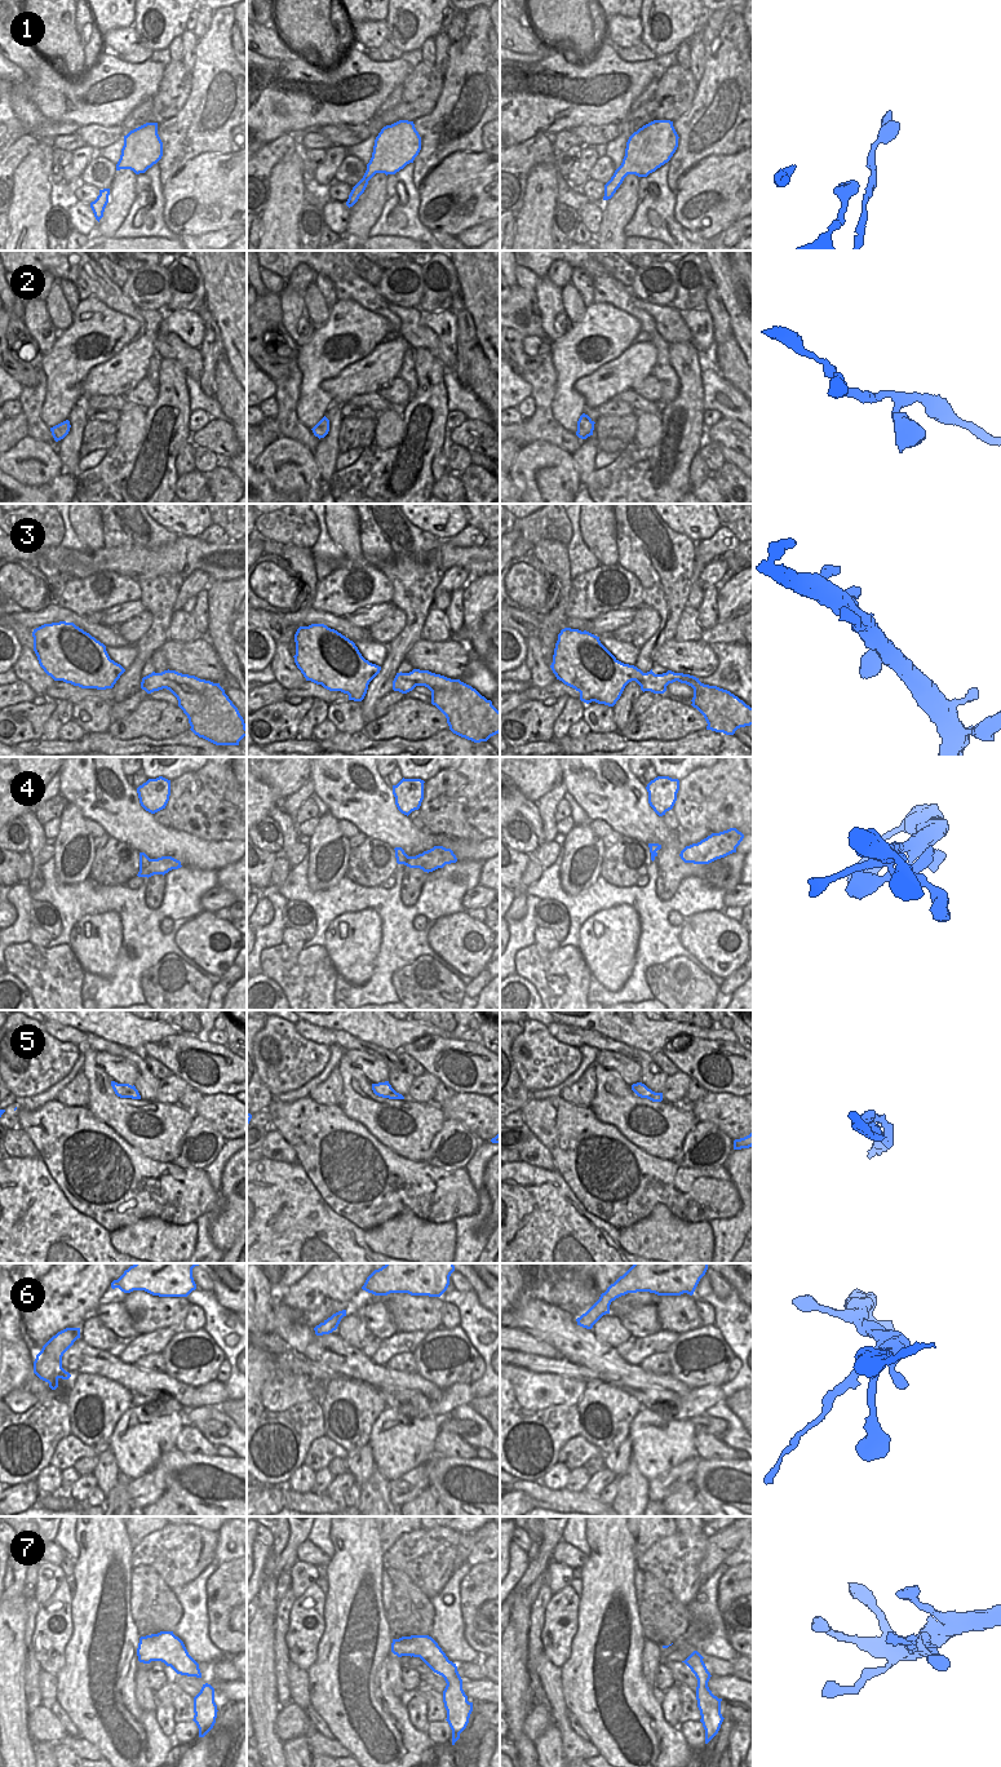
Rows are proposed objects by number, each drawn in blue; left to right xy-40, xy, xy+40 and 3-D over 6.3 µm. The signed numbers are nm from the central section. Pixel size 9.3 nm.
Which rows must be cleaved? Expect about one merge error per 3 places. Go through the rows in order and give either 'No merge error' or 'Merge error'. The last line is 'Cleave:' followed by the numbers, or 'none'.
1: No merge error
2: No merge error
3: No merge error
4: No merge error
5: No merge error
6: Merge error
7: No merge error
Cleave: 6

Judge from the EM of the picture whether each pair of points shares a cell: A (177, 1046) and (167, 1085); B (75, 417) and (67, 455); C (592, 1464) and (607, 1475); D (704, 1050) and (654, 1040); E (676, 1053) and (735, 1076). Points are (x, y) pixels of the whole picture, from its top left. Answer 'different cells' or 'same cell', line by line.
A: different cells
B: same cell
C: different cells
D: different cells
E: same cell

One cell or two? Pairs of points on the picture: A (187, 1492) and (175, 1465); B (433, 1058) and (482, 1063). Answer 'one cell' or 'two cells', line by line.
A: one cell
B: one cell

